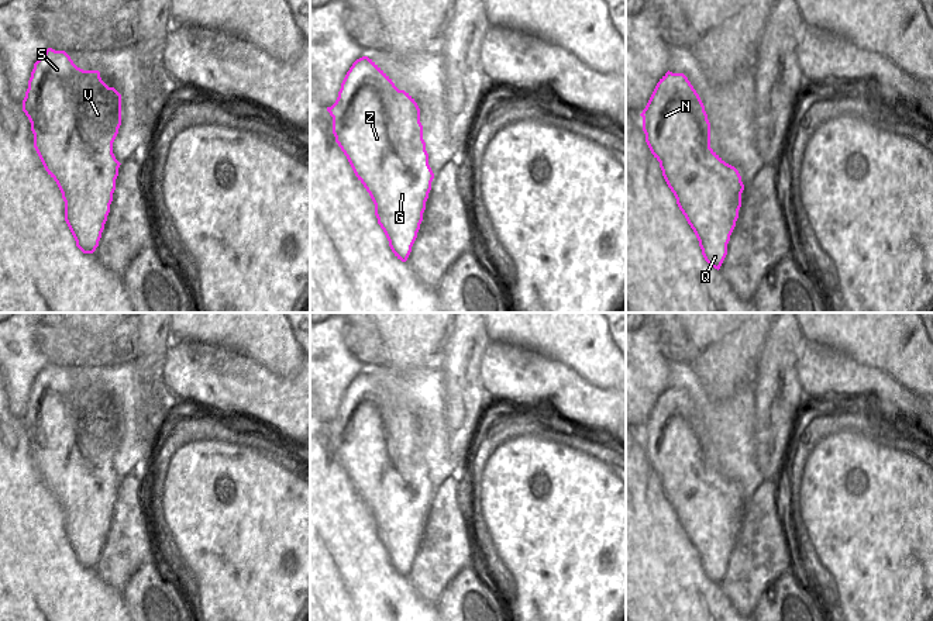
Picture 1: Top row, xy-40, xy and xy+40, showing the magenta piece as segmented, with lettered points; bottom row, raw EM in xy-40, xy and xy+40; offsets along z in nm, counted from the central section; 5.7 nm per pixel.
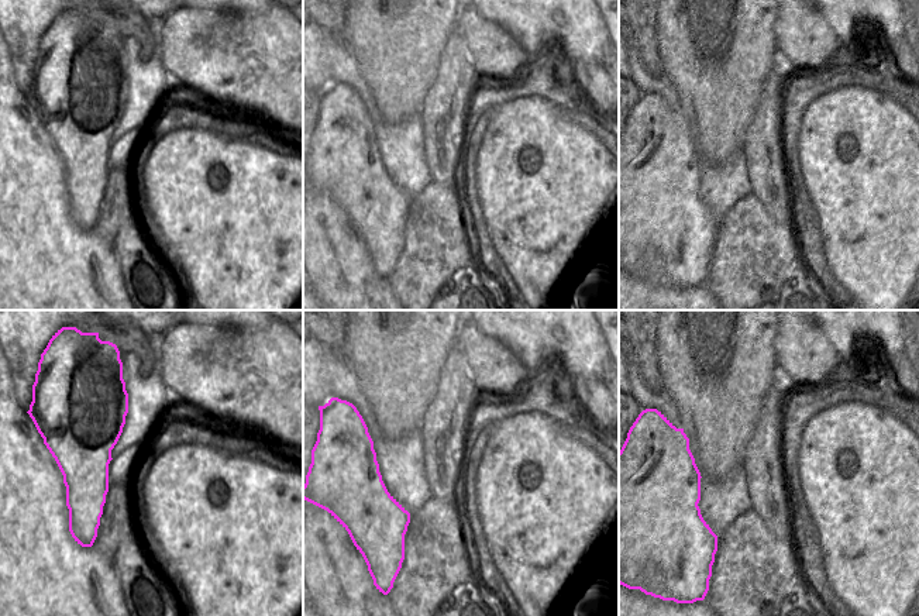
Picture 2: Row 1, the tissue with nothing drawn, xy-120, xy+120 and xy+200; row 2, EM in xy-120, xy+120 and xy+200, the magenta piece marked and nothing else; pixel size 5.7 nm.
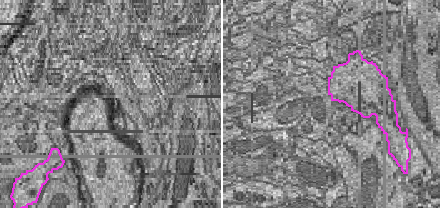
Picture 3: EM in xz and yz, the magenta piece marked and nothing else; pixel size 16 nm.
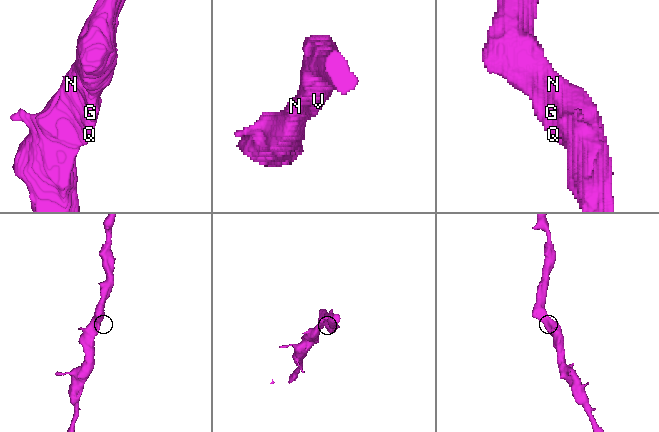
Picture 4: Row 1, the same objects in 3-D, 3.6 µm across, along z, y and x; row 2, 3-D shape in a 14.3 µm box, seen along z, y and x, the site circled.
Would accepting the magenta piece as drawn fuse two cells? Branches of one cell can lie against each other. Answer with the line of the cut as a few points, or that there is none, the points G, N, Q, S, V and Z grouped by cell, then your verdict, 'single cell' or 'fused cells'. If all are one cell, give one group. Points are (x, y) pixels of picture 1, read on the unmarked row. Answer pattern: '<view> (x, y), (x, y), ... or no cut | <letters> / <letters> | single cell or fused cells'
no cut | G N Q S V Z | single cell

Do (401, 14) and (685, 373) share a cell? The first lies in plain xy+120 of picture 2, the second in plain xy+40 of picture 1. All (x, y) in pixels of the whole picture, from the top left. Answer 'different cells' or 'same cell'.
different cells

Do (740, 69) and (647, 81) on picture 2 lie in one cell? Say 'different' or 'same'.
different

